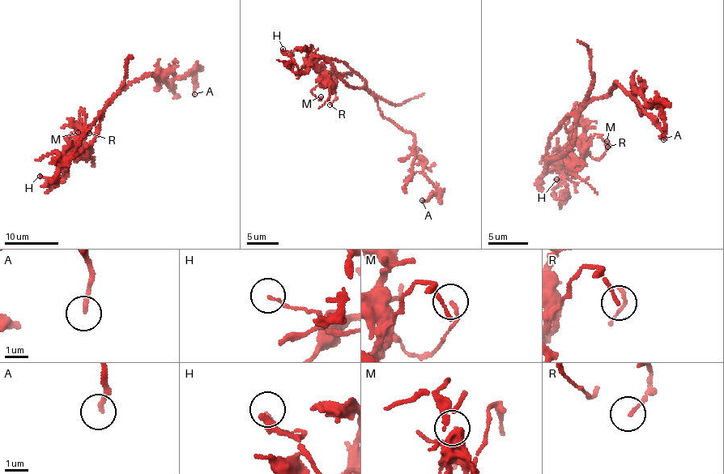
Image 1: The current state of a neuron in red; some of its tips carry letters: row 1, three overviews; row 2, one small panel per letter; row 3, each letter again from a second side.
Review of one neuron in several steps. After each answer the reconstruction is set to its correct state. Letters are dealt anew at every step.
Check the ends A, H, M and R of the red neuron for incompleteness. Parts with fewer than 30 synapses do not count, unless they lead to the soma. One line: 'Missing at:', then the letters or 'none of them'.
Missing at: none of them

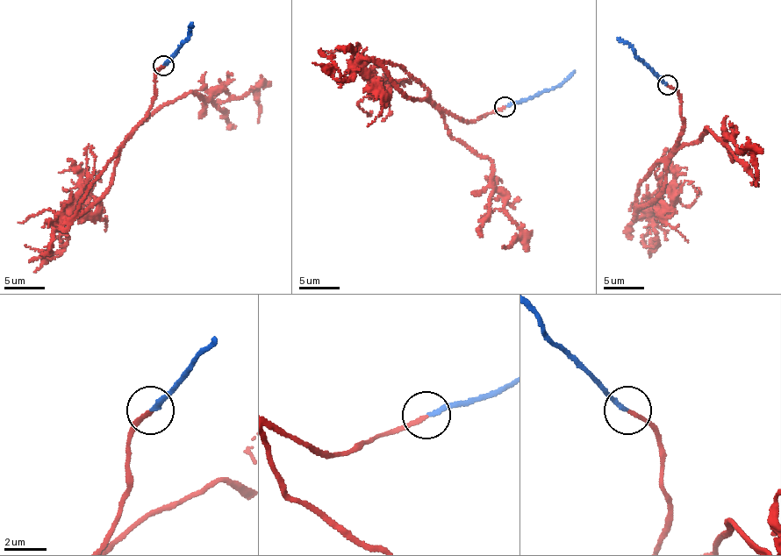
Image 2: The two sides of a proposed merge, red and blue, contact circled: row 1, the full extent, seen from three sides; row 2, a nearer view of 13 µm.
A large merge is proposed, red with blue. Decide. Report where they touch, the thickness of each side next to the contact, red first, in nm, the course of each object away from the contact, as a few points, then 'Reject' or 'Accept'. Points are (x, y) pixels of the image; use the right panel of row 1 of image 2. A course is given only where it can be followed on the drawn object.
Place: (668, 85). Thickness 180 nm (red) against 180 nm. Course of red: (667, 84), (681, 100), (683, 134), (641, 183), (635, 208), (686, 181), (698, 193). Course of blue: (667, 84), (638, 56), (633, 46), (617, 38). Accept

